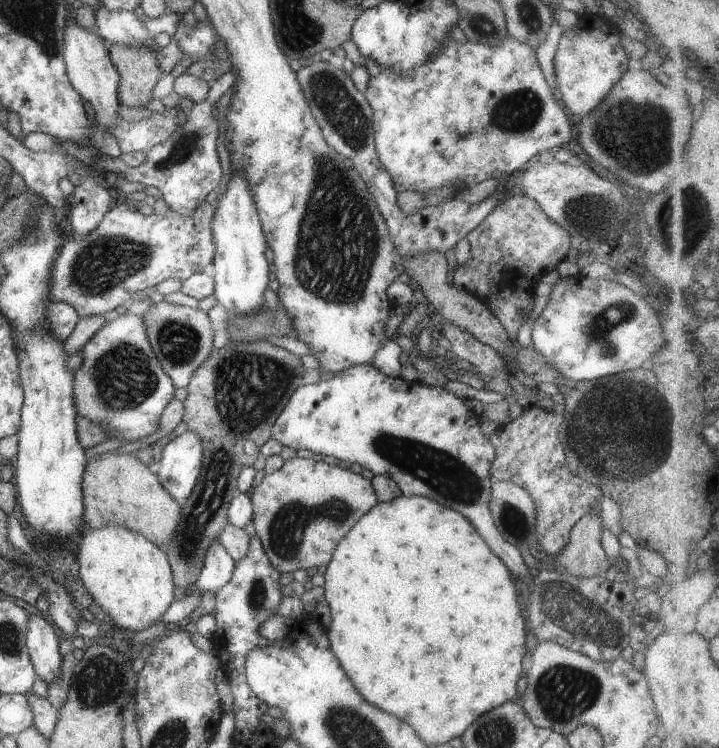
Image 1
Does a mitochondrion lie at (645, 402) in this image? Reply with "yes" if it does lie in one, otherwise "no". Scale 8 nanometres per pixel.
no

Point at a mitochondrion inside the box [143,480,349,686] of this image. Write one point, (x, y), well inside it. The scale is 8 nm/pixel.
(257, 598)

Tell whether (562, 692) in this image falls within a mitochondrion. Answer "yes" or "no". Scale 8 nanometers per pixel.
yes

